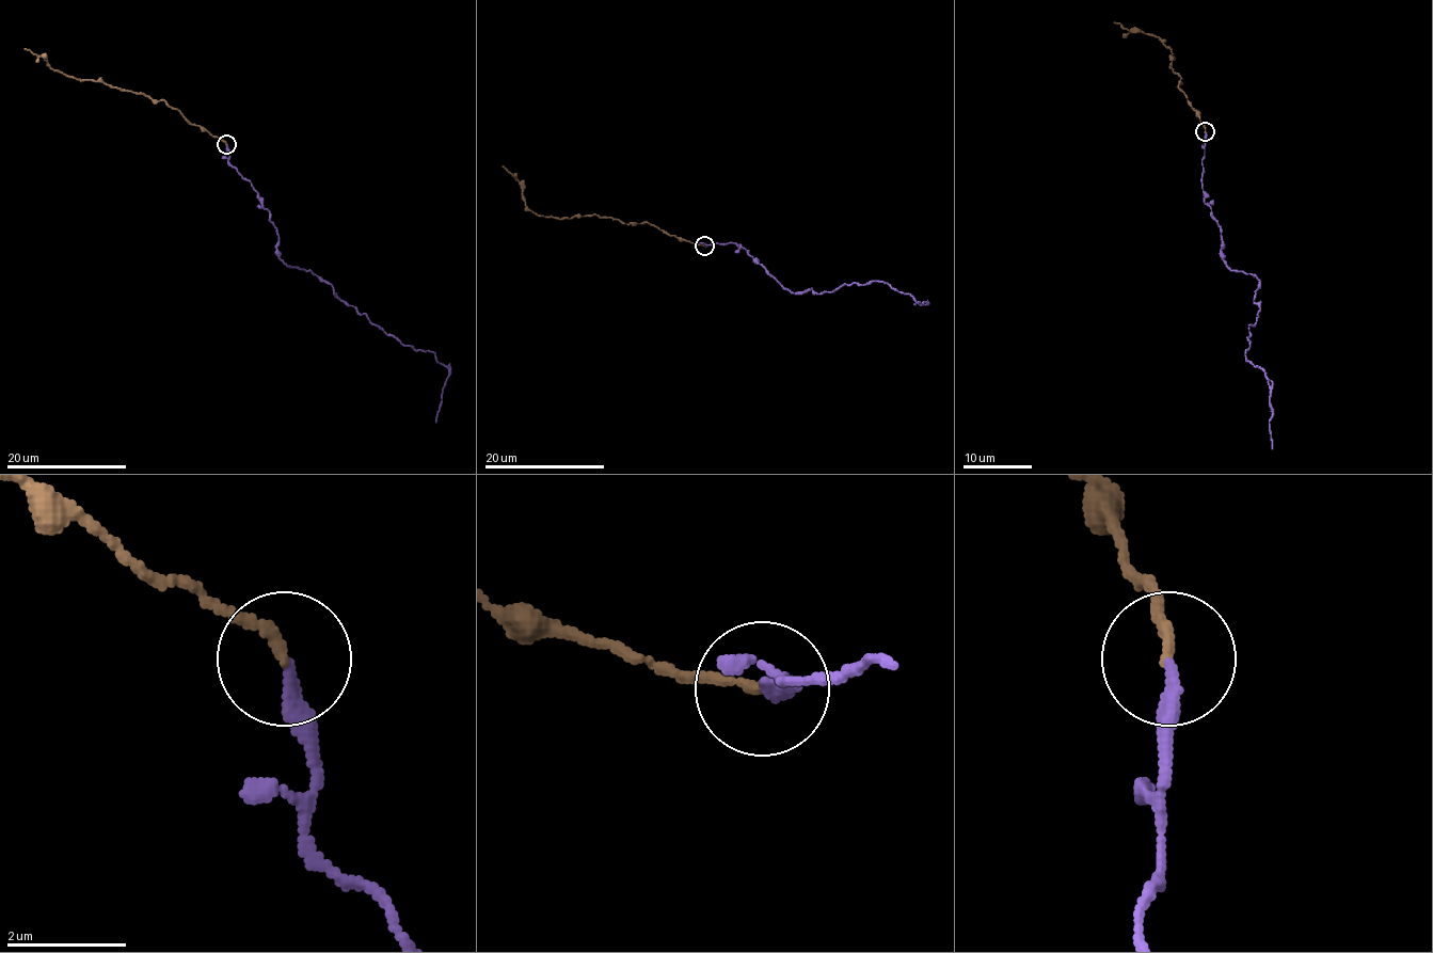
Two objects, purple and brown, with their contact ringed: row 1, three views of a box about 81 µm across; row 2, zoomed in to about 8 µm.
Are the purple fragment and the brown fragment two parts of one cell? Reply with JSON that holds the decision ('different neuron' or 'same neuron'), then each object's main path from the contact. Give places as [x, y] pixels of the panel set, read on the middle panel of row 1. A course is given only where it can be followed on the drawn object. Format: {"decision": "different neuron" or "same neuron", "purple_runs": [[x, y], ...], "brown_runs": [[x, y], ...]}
{"decision": "same neuron", "purple_runs": [[704, 245], [739, 244], [793, 292], [811, 288], [820, 295], [844, 284], [880, 281], [927, 303], [913, 305]], "brown_runs": [[704, 245], [643, 222], [622, 223], [595, 215], [556, 219], [531, 212], [524, 204], [522, 184], [502, 165]]}

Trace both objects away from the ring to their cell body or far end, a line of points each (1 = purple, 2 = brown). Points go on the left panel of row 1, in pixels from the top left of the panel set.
1: (226, 144), (270, 212), (277, 256), (449, 369), (435, 422)
2: (226, 144), (165, 102), (53, 70), (44, 57), (24, 48)

